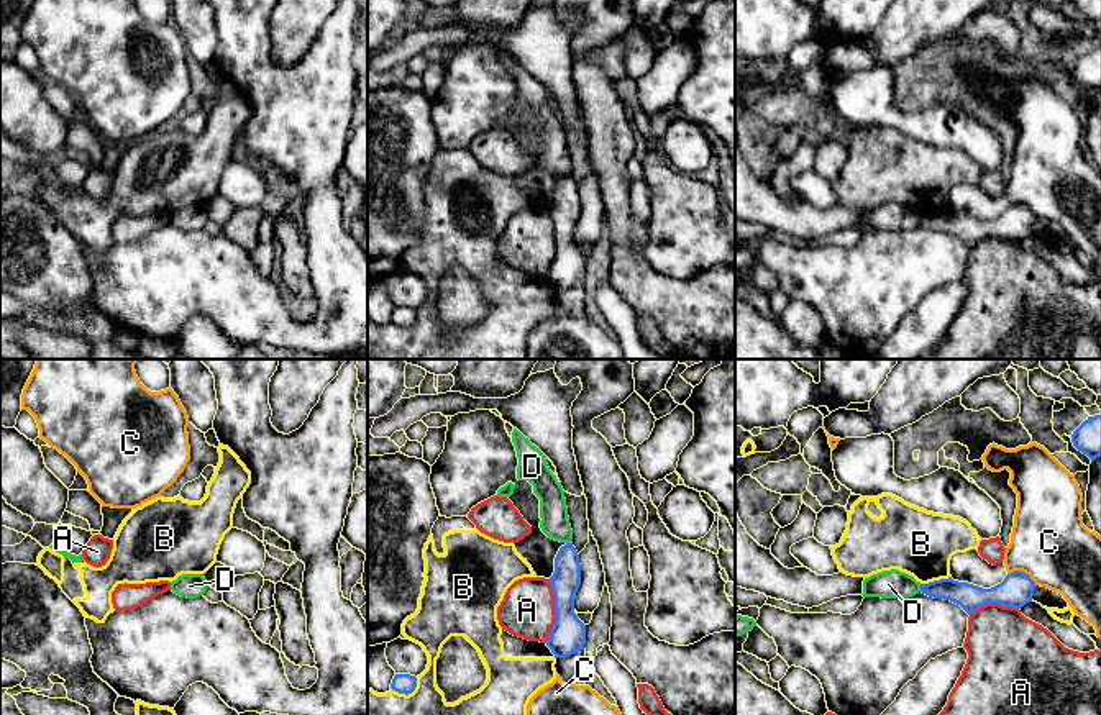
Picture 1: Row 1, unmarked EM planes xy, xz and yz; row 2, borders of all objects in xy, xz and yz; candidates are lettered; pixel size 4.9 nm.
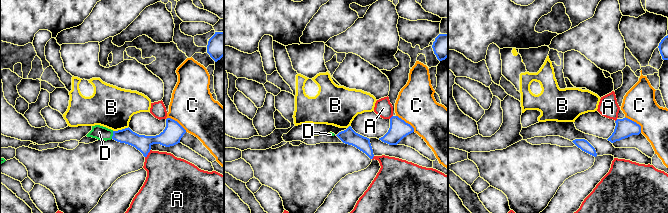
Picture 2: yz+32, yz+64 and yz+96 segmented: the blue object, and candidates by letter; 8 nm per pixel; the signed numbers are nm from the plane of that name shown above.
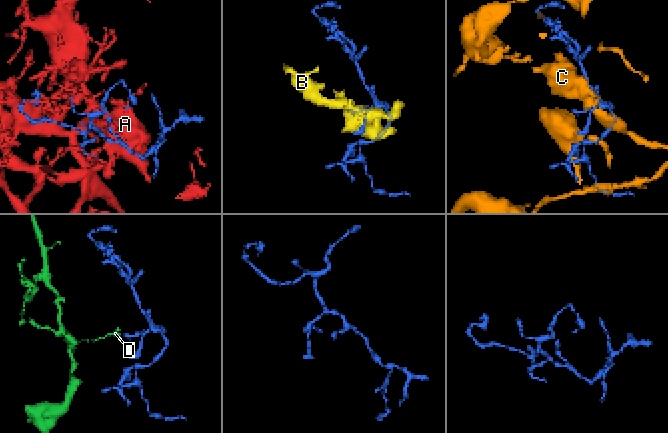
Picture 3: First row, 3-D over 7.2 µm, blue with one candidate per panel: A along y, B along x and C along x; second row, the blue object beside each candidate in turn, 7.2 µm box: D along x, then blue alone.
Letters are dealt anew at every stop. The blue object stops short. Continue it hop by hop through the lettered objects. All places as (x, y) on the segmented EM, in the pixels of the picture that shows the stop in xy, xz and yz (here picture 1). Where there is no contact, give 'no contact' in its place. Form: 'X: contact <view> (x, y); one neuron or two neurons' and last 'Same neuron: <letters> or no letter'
A: contact xz (555, 609); two neurons
B: contact xz (407, 694); two neurons
C: contact yz (1024, 573); two neurons
D: contact yz (921, 587); two neurons
Same neuron: no letter

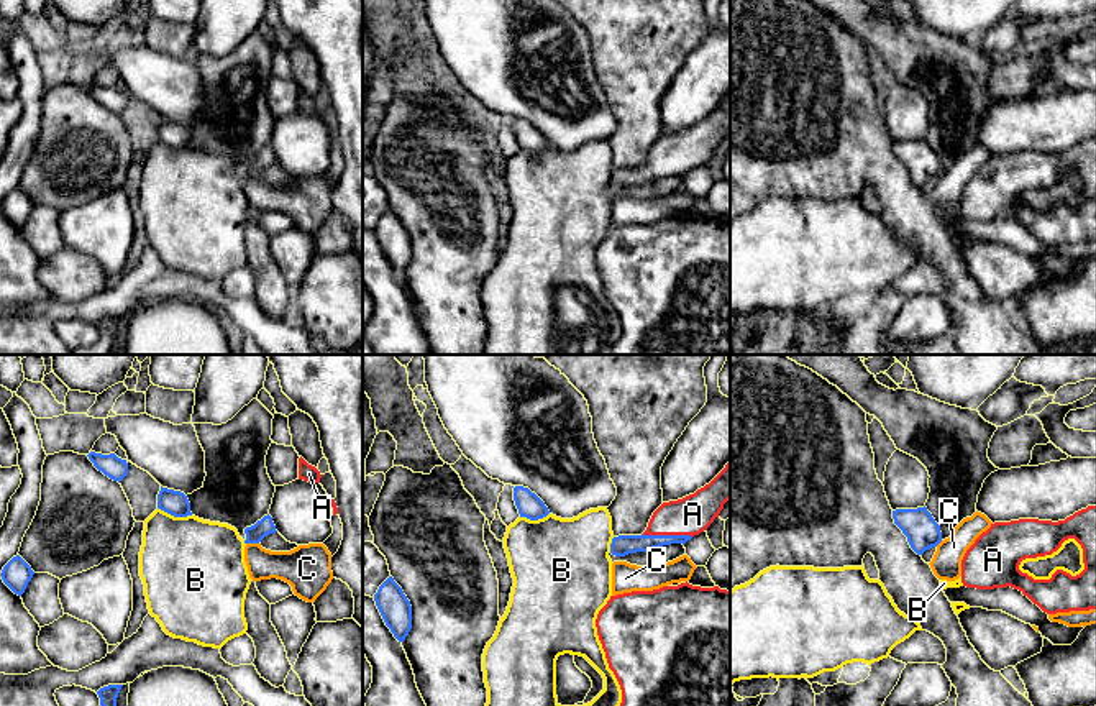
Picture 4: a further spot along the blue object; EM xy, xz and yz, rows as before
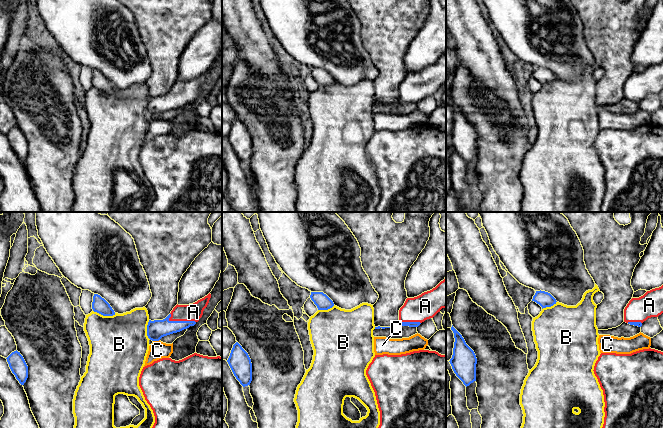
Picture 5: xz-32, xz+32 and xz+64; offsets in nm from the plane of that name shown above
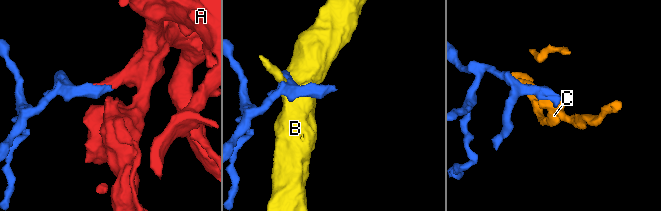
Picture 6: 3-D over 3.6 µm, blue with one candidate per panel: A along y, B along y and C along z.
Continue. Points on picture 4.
A: contact xz (666, 536); one neuron
B: contact xy (174, 516); two neurons
C: contact xy (253, 542); two neurons
Same neuron: A

